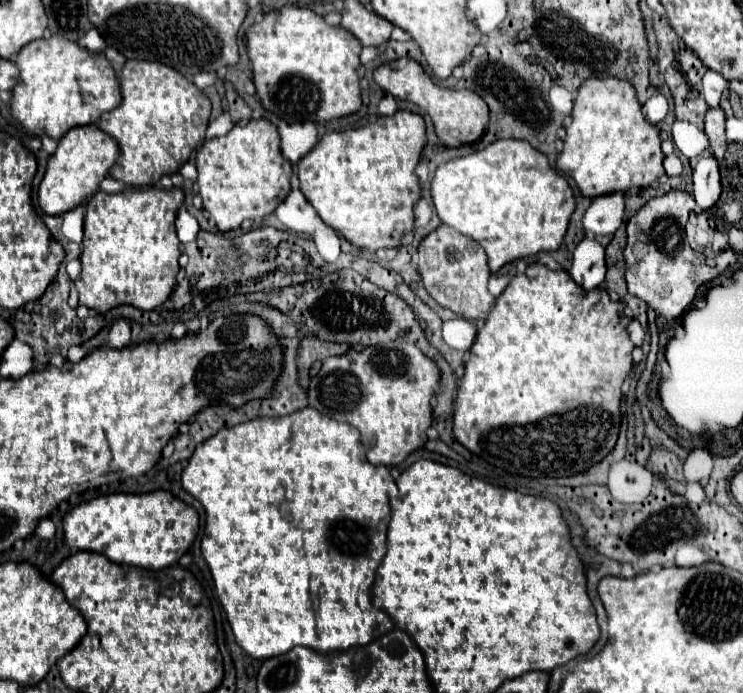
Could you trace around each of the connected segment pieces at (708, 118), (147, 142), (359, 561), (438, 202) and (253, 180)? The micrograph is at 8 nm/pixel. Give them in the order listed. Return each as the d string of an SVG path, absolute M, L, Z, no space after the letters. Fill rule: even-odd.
M721 107L709 109L705 115L705 133L709 137L713 155L717 161L723 161L723 153L727 149L727 139L725 139L725 113Z
M127 61L121 71L119 83L123 95L121 105L109 113L103 113L99 119L99 129L111 135L121 149L119 161L111 167L109 175L117 181L123 181L125 185L153 185L161 175L173 175L203 143L211 103L203 95L203 91L187 81L179 71L155 61Z
M305 407L301 411L295 411L287 417L259 417L251 419L243 425L219 429L217 435L201 443L193 457L189 459L187 467L181 475L181 487L193 495L201 505L205 507L207 519L205 519L205 535L201 539L201 553L203 559L211 571L217 599L221 607L225 609L227 621L231 625L231 631L235 635L235 641L239 647L255 659L267 659L271 655L287 653L293 647L307 647L321 653L329 651L345 651L355 645L367 645L379 635L385 635L393 629L393 621L379 609L371 605L371 585L375 579L375 571L385 555L385 533L391 519L389 513L389 487L393 487L395 481L389 475L389 467L373 467L365 461L365 451L359 441L359 431L355 431L351 425L339 423L311 407Z
M499 139L489 143L485 149L439 165L431 181L431 197L443 225L457 229L461 235L471 237L485 249L491 273L511 259L535 255L539 251L555 251L563 241L569 217L575 209L573 191L567 179L549 167L543 153L533 149L527 141L517 139Z
M251 119L245 125L237 123L227 135L207 139L197 149L195 165L203 209L221 233L241 227L247 219L271 215L291 189L291 163L279 155L279 133L267 119Z

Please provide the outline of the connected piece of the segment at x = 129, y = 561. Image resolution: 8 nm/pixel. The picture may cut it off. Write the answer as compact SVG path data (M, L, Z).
M167 491L153 493L115 493L77 505L63 519L65 543L71 551L105 553L117 565L141 569L165 569L179 561L191 547L199 531L199 515L193 507Z

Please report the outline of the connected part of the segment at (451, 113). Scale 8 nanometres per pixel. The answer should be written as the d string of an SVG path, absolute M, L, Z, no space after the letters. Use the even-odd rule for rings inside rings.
M413 59L387 61L373 71L373 79L385 93L419 105L431 117L439 141L447 147L461 147L465 143L477 141L489 123L487 103L475 91L469 91L469 89L455 91L455 89L437 87L429 79L429 75L423 71L423 67Z

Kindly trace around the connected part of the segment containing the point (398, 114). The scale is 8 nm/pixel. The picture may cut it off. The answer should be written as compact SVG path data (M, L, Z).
M395 111L389 117L377 117L359 129L333 131L321 137L315 149L309 151L297 163L299 189L307 201L315 207L317 215L325 225L335 229L347 241L361 249L377 251L381 247L393 247L401 243L403 235L413 229L413 205L419 199L419 181L415 167L419 163L425 145L425 123L423 117L411 111Z

